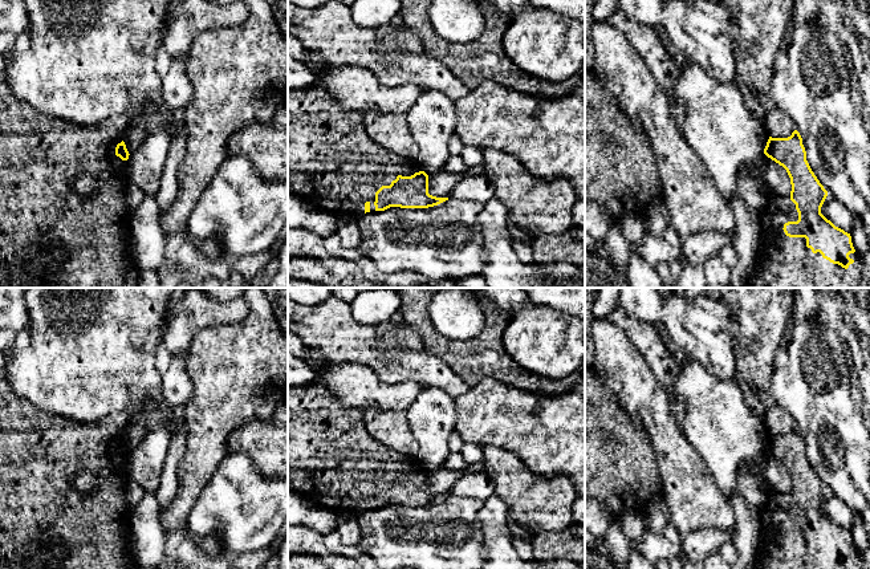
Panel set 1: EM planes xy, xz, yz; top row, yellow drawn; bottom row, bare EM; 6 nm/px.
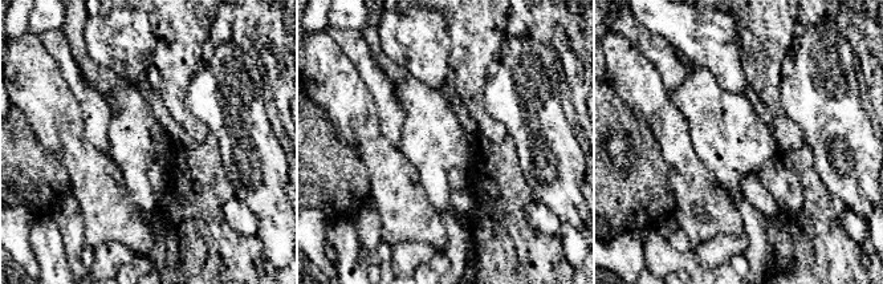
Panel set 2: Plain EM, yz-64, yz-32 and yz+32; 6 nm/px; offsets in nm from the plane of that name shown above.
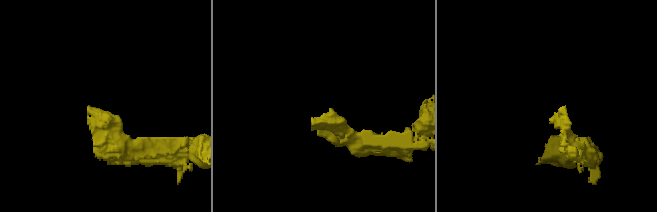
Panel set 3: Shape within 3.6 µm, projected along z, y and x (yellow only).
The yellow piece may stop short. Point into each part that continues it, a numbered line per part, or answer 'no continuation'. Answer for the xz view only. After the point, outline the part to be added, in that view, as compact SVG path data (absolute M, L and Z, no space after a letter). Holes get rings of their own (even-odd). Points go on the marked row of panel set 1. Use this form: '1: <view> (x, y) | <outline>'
1: xz (333, 165) | M316 84L310 89L288 90L288 195L297 195L309 206L336 215L340 221L358 220L365 214L365 203L370 212L375 211L375 192L390 186L398 175L411 176L422 171L414 160L399 157L373 141L365 127L363 114L346 111Z

